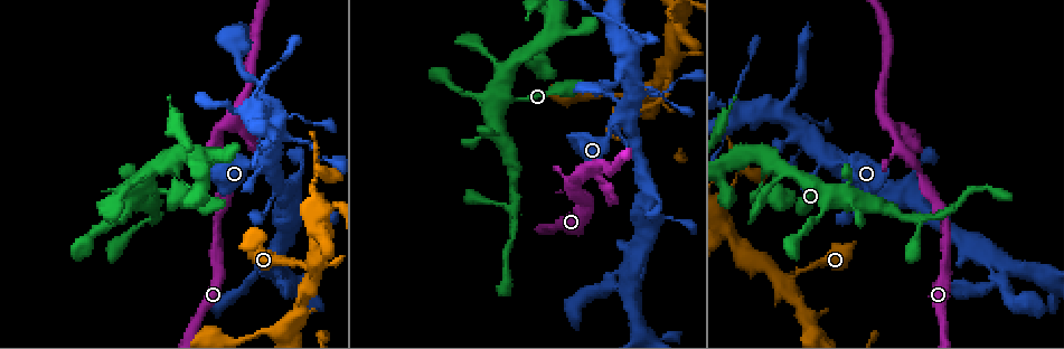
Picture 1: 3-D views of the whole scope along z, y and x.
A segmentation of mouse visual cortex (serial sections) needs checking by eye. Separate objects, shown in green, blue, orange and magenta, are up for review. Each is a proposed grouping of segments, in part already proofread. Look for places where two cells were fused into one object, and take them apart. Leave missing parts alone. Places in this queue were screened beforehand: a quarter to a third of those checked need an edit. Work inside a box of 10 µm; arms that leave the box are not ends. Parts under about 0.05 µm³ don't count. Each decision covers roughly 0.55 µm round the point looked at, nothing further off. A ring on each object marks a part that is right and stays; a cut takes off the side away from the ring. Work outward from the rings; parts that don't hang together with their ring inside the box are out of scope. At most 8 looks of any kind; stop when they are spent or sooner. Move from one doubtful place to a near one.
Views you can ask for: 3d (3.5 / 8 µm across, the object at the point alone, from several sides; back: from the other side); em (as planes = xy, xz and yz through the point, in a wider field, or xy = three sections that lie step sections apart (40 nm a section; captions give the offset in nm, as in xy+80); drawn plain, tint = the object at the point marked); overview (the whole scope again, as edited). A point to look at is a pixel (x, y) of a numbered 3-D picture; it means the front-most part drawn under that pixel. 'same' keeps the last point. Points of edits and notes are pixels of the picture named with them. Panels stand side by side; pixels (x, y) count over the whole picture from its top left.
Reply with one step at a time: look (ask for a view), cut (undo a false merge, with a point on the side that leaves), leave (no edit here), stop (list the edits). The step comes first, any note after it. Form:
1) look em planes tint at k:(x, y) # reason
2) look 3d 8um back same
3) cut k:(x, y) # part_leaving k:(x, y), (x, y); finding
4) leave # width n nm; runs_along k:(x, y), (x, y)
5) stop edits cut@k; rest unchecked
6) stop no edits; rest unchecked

look em xy step 2 tint at 1:(143, 185)

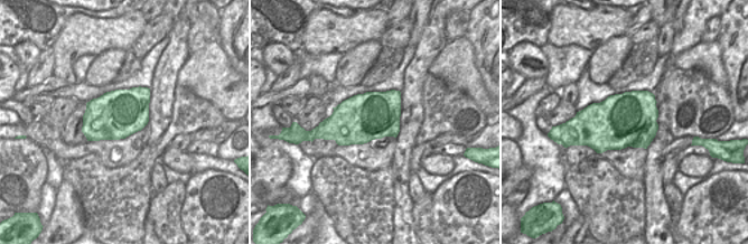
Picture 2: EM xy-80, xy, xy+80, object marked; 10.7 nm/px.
look 3d 3.5um same # wider look

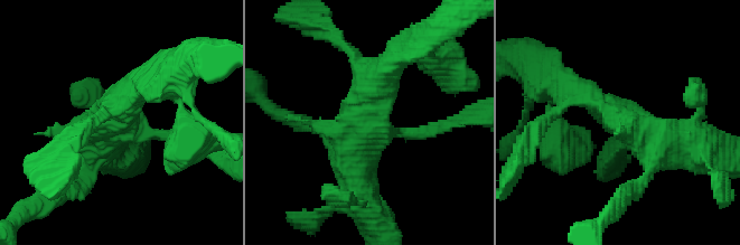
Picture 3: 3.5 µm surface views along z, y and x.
leave # runs_along 3:(423, 132), (354, 144), (367, 213); one cell here

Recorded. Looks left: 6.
look 3d 8um at 1:(226, 120) # three arms meet

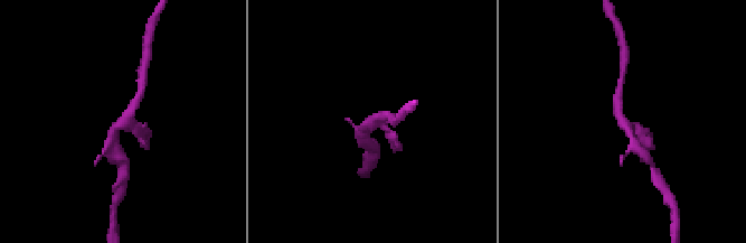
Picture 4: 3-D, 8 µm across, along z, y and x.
look 3d 3.5um same # closer look

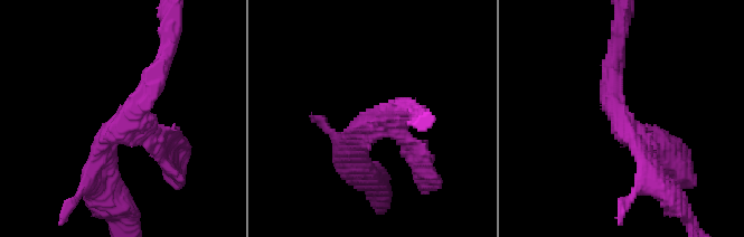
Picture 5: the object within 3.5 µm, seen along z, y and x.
look em xy step 3 tint at 5:(124, 124) # arms 3; arm_widths 200, 250, 300 nm; now the EM

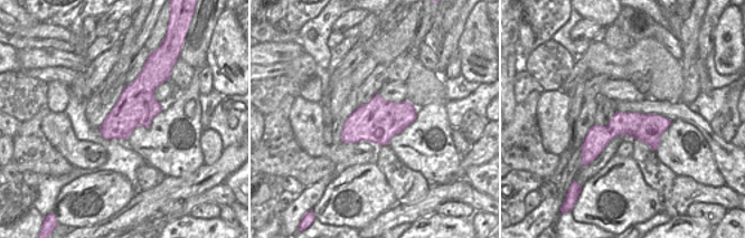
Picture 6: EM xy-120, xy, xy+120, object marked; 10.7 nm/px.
leave # runs_along 6:(667, 122), (618, 125), (586, 143); all the same cell

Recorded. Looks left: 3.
look 3d 3.5um at 1:(737, 173)

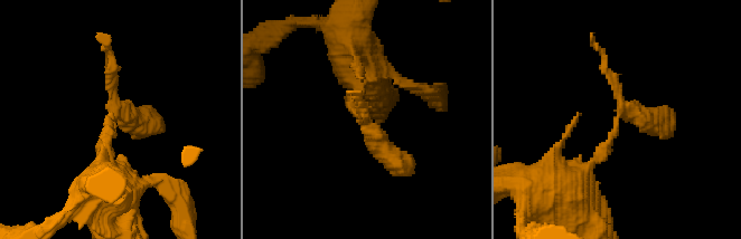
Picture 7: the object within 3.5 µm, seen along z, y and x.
look em xy step 3 tint at 7:(617, 118) # shape alone is not enough

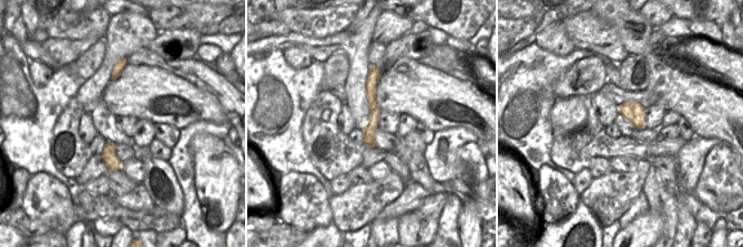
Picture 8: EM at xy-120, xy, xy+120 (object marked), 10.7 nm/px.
leave # runs_along 8:(376, 76), (372, 81), (370, 143); one cell here

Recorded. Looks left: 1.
stop no edits; rest unchecked

